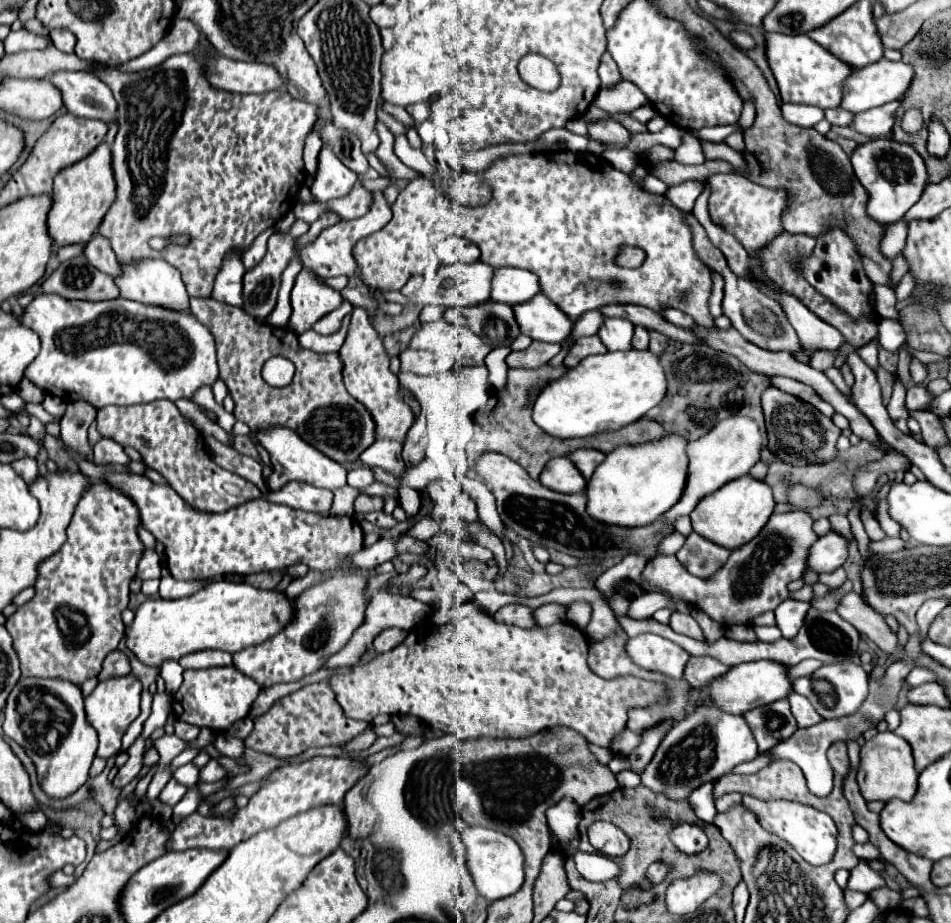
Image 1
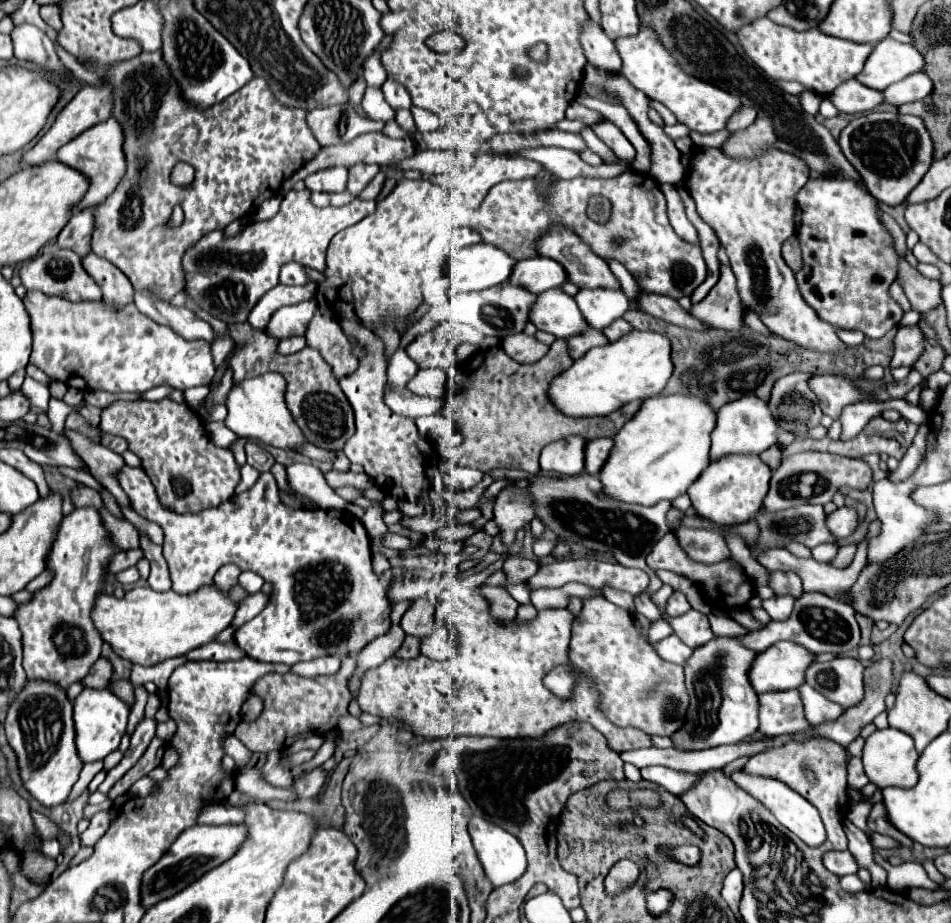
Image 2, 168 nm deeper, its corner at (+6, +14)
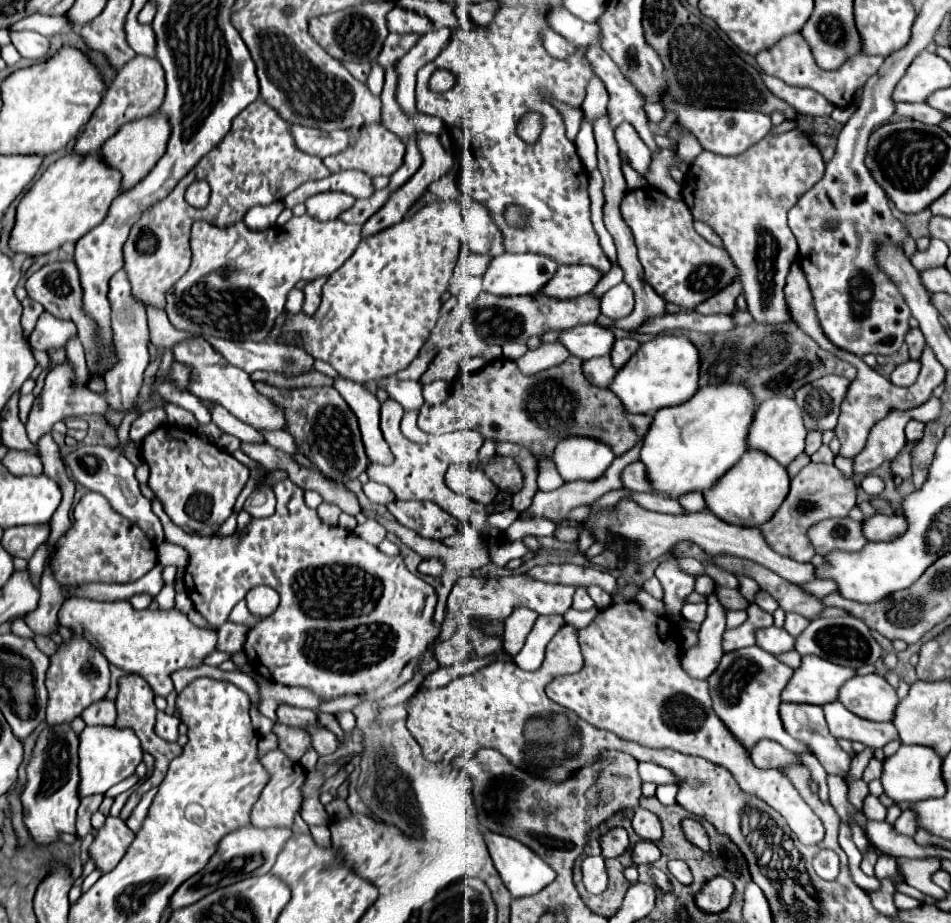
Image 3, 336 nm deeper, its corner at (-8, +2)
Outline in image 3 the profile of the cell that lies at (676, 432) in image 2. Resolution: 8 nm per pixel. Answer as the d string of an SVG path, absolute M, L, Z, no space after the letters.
M722 384L700 388L688 402L658 410L640 450L640 462L644 462L646 466L650 488L666 498L682 498L690 492L704 492L712 488L746 452L744 440L748 434L748 424L754 416L754 408L756 402L746 388L740 388L738 384Z

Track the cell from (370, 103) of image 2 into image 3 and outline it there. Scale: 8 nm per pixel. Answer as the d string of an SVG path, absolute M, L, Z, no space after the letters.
M372 62L372 72L370 72L370 76L368 76L368 88L370 88L370 92L374 94L374 96L378 96L380 98L380 94L382 94L382 88L384 88L384 70L376 64L376 62Z

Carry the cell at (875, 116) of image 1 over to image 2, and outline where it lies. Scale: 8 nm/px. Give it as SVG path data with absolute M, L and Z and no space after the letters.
M918 72L918 74L912 74L892 86L888 86L884 90L884 98L886 98L886 104L900 106L906 102L924 100L926 96L930 96L932 90L934 90L932 80L924 72Z

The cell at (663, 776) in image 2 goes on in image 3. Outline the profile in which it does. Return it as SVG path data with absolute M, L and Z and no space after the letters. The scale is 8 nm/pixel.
M662 784L662 786L657 786L655 796L662 804L674 804L676 802L676 794L678 794L678 786Z

